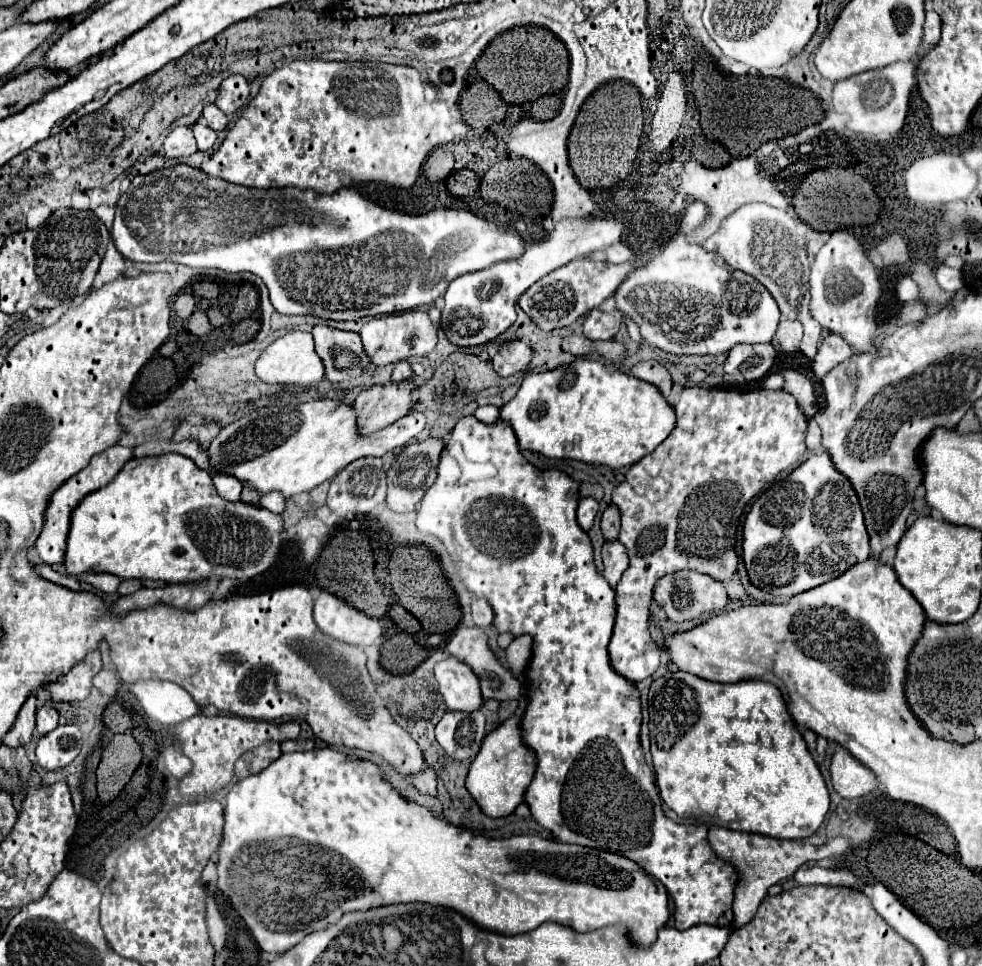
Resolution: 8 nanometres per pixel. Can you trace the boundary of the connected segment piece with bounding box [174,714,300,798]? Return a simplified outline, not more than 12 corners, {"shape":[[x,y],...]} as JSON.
{"shape":[[192,716],[176,728],[192,772],[188,798],[234,778],[236,760],[268,740],[298,738],[300,724]]}

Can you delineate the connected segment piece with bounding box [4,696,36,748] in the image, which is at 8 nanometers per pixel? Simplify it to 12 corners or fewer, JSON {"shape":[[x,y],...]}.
{"shape":[[36,696],[18,712],[4,744],[18,748],[30,742],[36,726]]}

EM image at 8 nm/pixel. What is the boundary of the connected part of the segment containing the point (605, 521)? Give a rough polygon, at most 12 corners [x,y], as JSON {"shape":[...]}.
{"shape":[[610,504],[602,514],[602,534],[616,540],[620,530],[620,512]]}

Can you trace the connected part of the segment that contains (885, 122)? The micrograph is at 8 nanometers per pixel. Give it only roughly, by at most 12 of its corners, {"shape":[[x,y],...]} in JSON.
{"shape":[[912,62],[834,84],[854,132],[894,134],[916,86]]}

